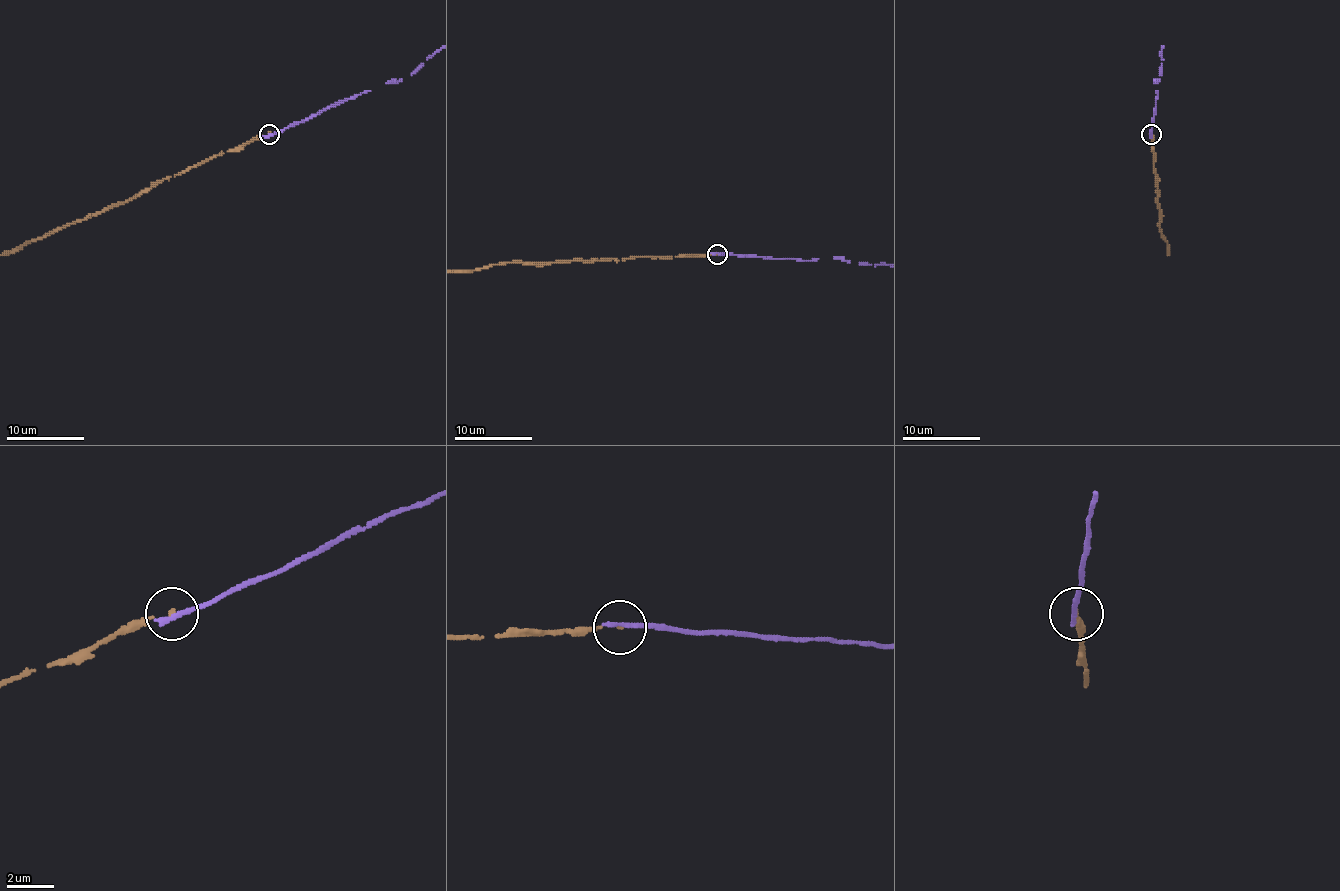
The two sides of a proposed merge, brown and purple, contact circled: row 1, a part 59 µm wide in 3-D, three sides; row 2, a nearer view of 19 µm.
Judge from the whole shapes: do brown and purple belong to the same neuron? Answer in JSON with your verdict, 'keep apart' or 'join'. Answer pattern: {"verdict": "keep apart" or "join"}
{"verdict": "keep apart"}

